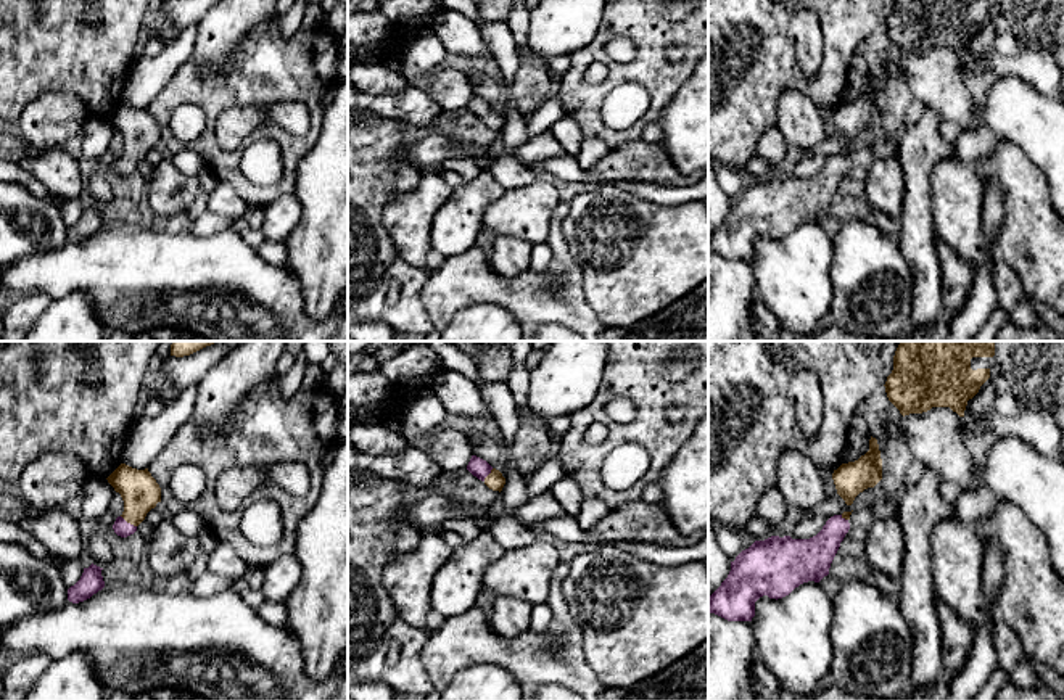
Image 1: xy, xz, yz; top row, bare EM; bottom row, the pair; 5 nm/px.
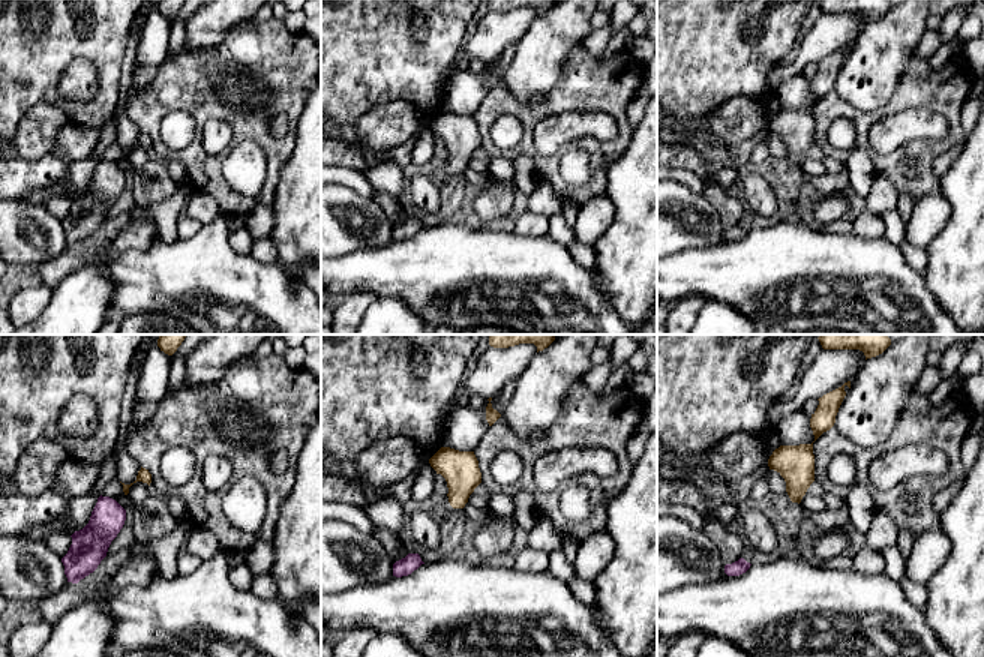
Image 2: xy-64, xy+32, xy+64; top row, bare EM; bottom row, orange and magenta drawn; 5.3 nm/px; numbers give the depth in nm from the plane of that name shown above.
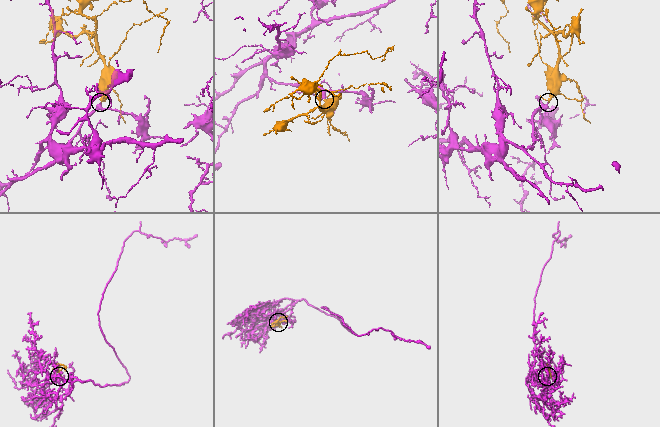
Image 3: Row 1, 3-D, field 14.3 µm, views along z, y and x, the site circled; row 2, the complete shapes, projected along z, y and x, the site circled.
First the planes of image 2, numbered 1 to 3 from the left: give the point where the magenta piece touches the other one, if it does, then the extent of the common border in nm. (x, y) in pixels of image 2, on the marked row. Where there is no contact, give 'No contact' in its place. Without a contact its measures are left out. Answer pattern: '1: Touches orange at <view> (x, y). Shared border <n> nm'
1: No contact
2: No contact
3: No contact

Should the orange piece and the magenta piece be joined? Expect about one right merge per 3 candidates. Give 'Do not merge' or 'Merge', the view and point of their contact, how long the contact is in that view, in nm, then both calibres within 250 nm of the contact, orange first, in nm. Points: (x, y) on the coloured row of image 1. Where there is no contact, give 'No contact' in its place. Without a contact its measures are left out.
Merge. Touches orange at xy (129, 522). Shared border 100 nm. Thickness 190 nm (orange) against 80 nm

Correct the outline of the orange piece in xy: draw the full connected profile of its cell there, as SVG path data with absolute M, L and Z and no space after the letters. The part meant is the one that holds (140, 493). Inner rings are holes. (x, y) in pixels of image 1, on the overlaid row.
M121 463L106 480L124 500L124 512L116 518L113 529L118 536L127 537L161 502L161 488L148 468L137 470L126 463Z

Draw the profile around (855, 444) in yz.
M853 428L848 433L847 446L842 454L842 463L858 460L864 452L864 439Z

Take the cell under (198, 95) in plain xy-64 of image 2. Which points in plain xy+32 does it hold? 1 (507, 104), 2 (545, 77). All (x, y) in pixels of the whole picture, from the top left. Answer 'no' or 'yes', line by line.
1: yes
2: no

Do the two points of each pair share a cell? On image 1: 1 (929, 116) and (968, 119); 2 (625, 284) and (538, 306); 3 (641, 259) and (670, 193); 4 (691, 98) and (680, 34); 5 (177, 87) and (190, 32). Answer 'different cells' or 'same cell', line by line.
1: different cells
2: different cells
3: different cells
4: different cells
5: different cells

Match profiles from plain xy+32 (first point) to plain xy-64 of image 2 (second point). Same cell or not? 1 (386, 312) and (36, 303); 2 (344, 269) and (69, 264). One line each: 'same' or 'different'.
1: different
2: same

